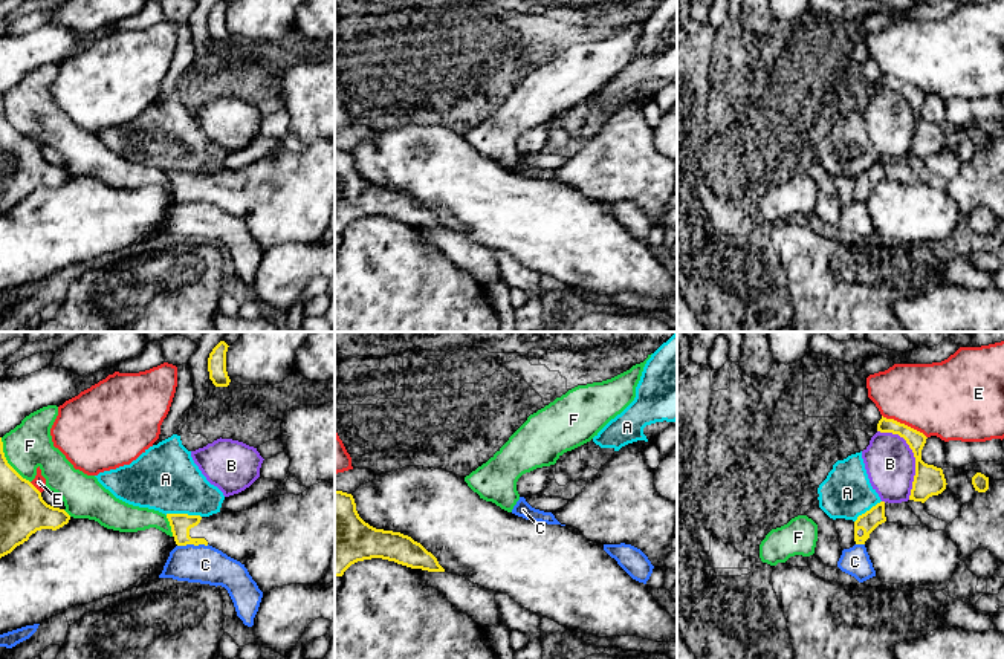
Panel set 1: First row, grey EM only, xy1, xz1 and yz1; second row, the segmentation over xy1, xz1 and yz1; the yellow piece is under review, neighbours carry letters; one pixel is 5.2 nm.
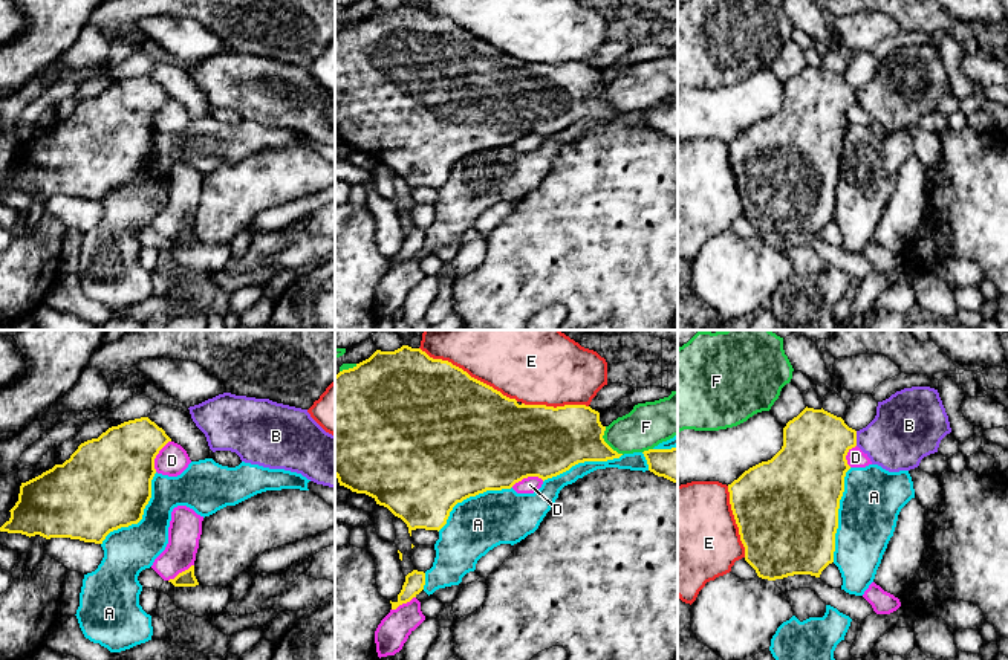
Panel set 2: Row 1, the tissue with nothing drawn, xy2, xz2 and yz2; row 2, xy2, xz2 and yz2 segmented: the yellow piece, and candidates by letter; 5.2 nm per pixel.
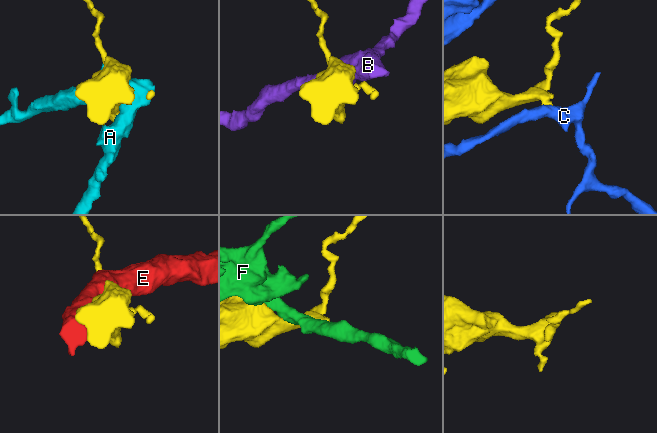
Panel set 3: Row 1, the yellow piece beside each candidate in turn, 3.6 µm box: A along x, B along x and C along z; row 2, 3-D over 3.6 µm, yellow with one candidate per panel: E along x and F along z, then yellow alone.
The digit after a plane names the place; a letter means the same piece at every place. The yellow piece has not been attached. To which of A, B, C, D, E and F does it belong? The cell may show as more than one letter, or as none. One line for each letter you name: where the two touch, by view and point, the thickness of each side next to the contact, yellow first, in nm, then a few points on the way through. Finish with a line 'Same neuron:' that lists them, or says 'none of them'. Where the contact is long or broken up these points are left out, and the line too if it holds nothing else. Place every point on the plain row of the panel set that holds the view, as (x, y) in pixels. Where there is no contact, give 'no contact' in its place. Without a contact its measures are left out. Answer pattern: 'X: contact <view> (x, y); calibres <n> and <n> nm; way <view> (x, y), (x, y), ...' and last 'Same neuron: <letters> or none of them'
Same neuron: none of them

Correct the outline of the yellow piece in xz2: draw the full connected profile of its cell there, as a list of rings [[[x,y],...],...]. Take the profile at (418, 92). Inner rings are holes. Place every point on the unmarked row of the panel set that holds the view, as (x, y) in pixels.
[[[402,3],[395,9],[376,8],[369,17],[335,34],[335,134],[340,144],[372,154],[376,162],[387,165],[395,174],[401,176],[407,182],[410,194],[416,186],[439,189],[447,182],[453,165],[470,154],[486,148],[511,147],[515,141],[528,134],[538,134],[545,139],[569,128],[578,121],[619,116],[623,112],[618,112],[604,99],[604,89],[606,84],[600,79],[600,70],[590,64],[564,63],[554,66],[546,63],[519,63],[515,57],[503,53],[451,20],[433,17],[421,6],[411,6],[408,3]]]

